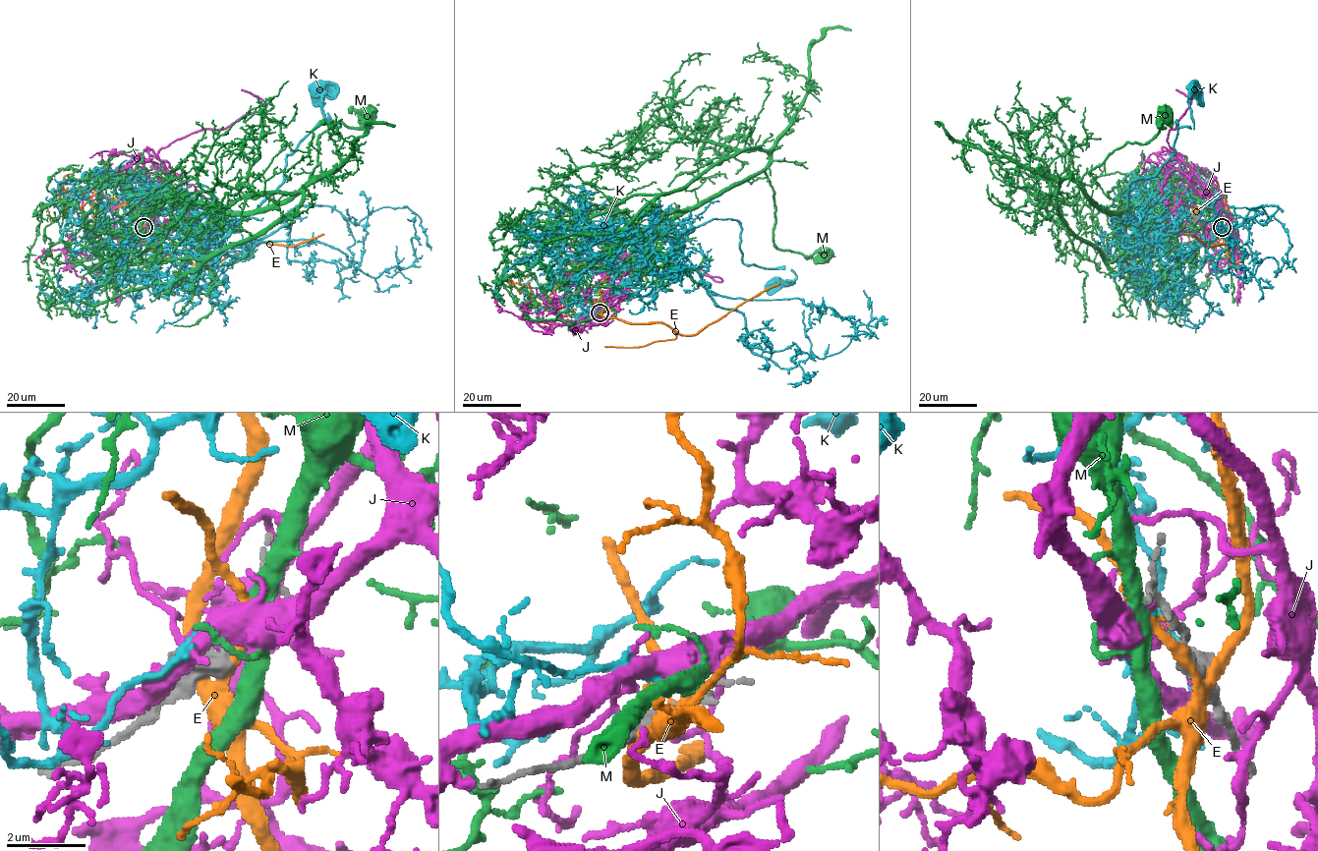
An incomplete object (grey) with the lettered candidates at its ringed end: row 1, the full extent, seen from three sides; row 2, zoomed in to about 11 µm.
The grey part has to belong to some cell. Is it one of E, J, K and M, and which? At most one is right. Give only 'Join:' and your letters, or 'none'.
Join: K

